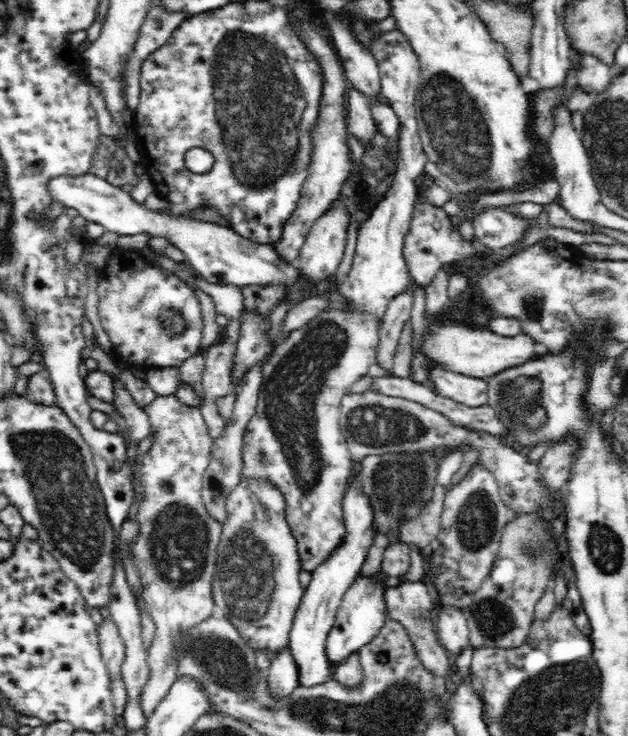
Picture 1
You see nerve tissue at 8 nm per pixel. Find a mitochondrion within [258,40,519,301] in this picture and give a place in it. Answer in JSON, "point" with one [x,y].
{"point":[459,138]}

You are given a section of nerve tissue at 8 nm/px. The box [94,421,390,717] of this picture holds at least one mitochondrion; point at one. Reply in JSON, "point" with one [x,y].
{"point":[181,544]}

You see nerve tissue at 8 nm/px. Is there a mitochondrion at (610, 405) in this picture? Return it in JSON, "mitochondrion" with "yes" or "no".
{"mitochondrion":"no"}

